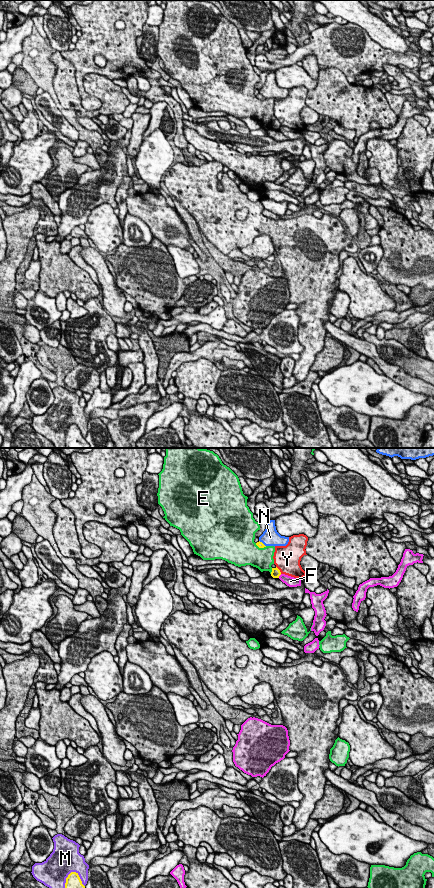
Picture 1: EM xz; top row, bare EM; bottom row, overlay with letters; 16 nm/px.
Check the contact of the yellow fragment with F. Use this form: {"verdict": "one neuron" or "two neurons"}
{"verdict": "two neurons"}

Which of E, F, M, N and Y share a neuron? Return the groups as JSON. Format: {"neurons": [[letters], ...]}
{"neurons": [["E"], ["F"], ["M"], ["N"], ["Y"]]}

